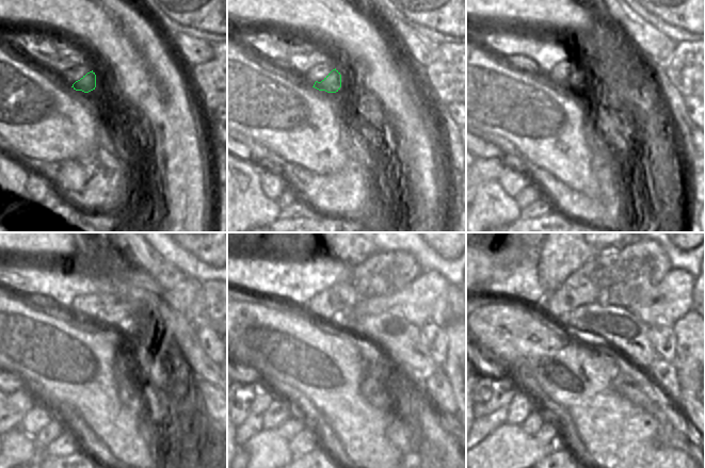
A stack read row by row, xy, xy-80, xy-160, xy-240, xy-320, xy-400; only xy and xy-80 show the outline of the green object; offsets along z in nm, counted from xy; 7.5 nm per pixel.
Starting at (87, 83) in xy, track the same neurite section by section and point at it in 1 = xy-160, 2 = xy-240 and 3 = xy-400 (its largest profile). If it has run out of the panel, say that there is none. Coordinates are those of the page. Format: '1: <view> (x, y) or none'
1: xy-160 (576, 79)
2: xy-240 (123, 310)
3: xy-400 (672, 299)

